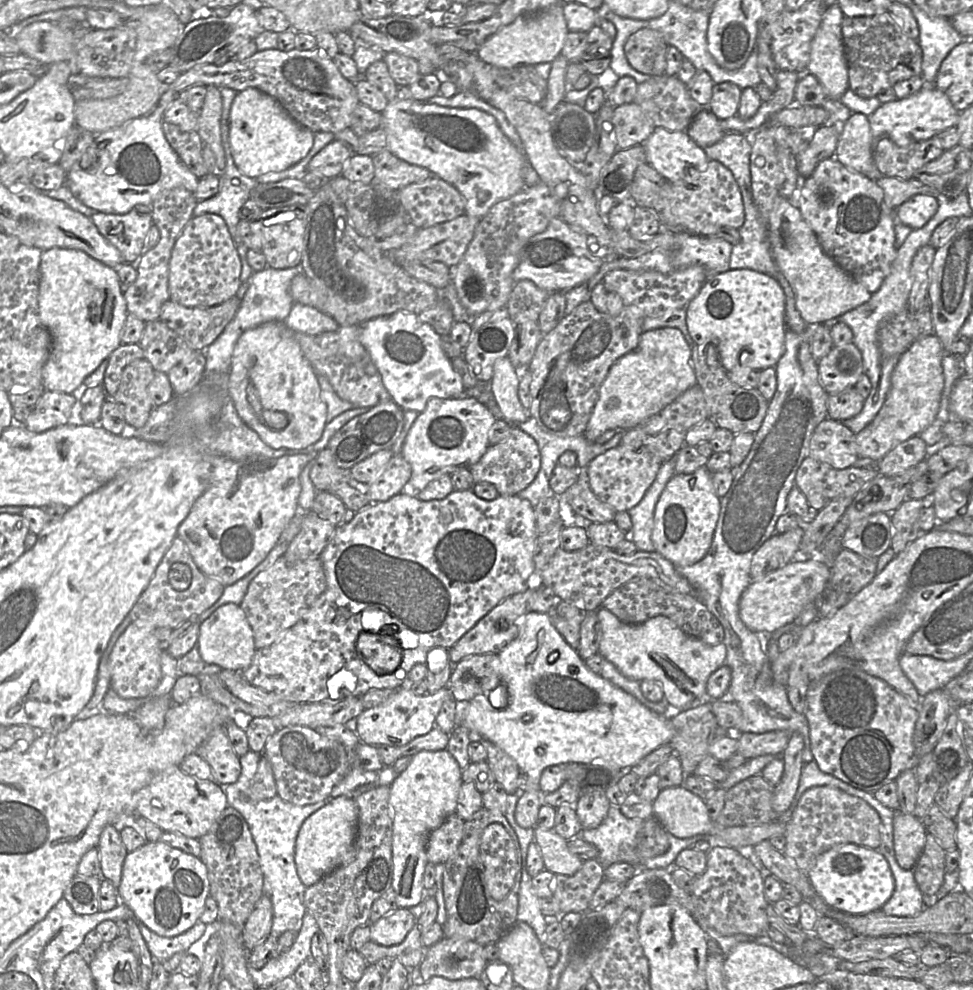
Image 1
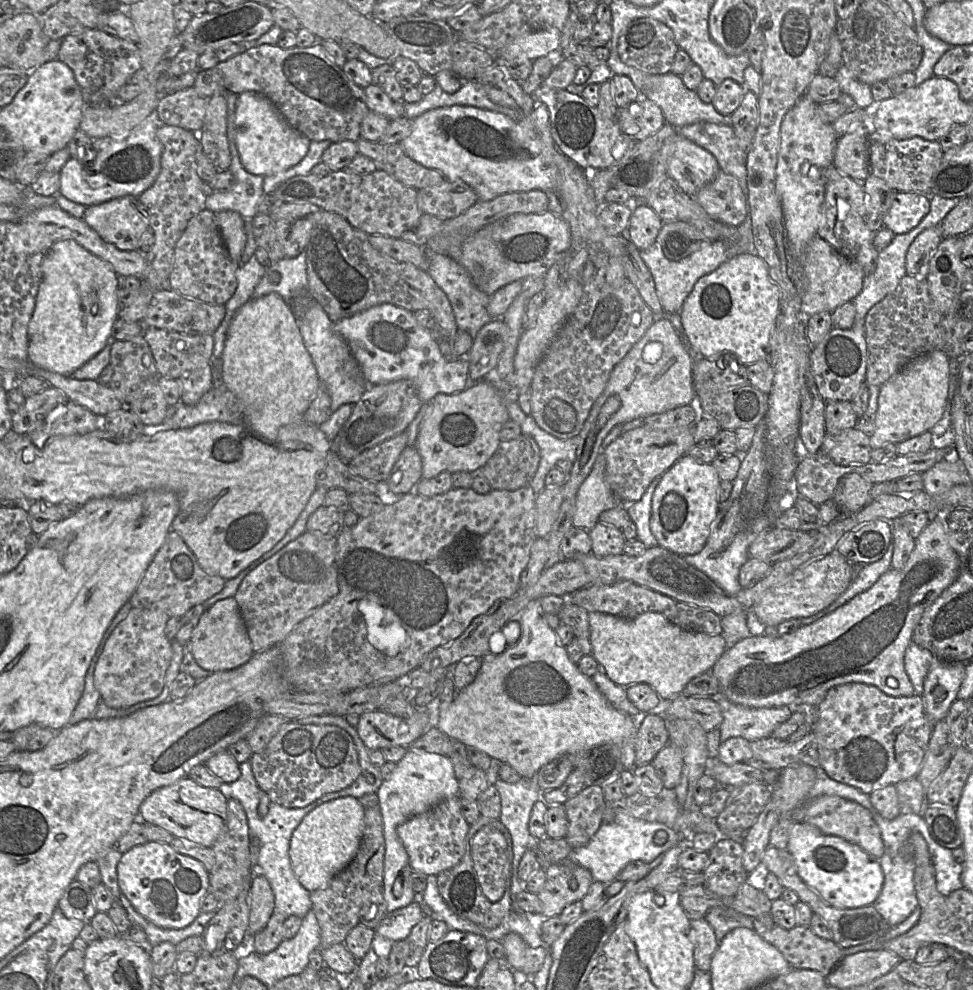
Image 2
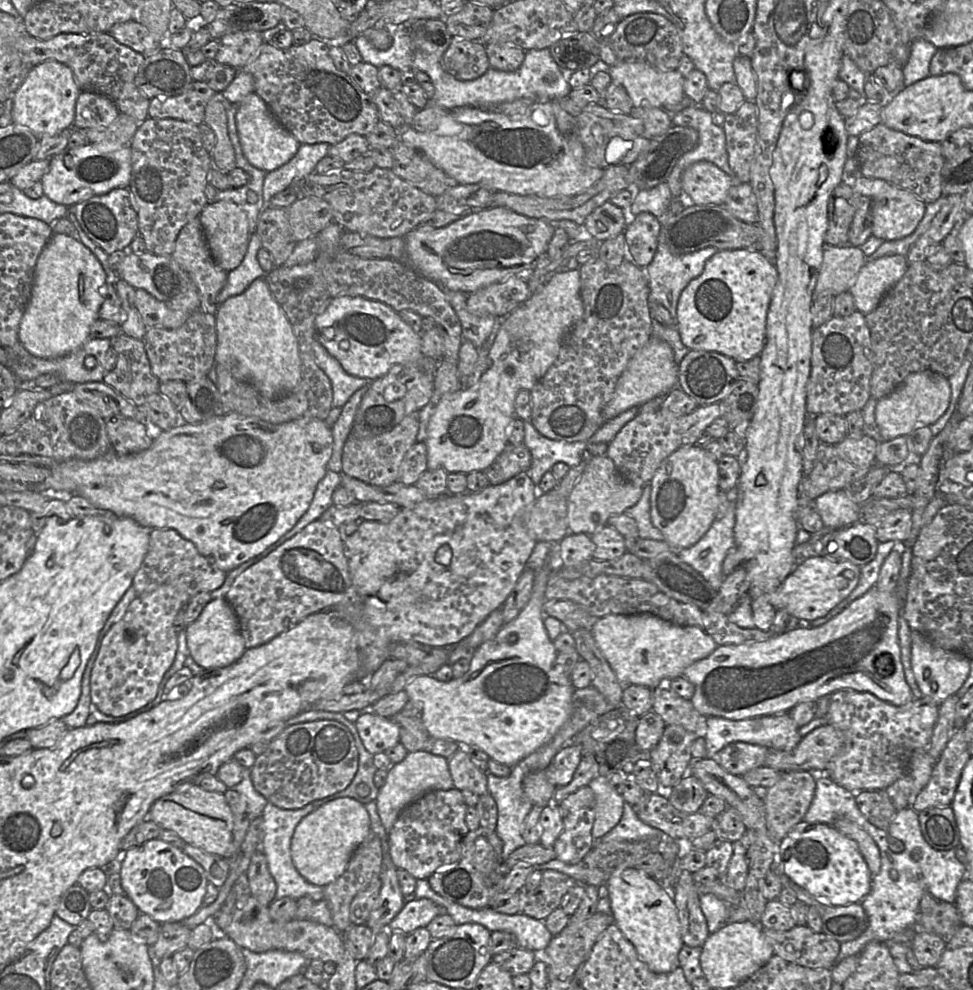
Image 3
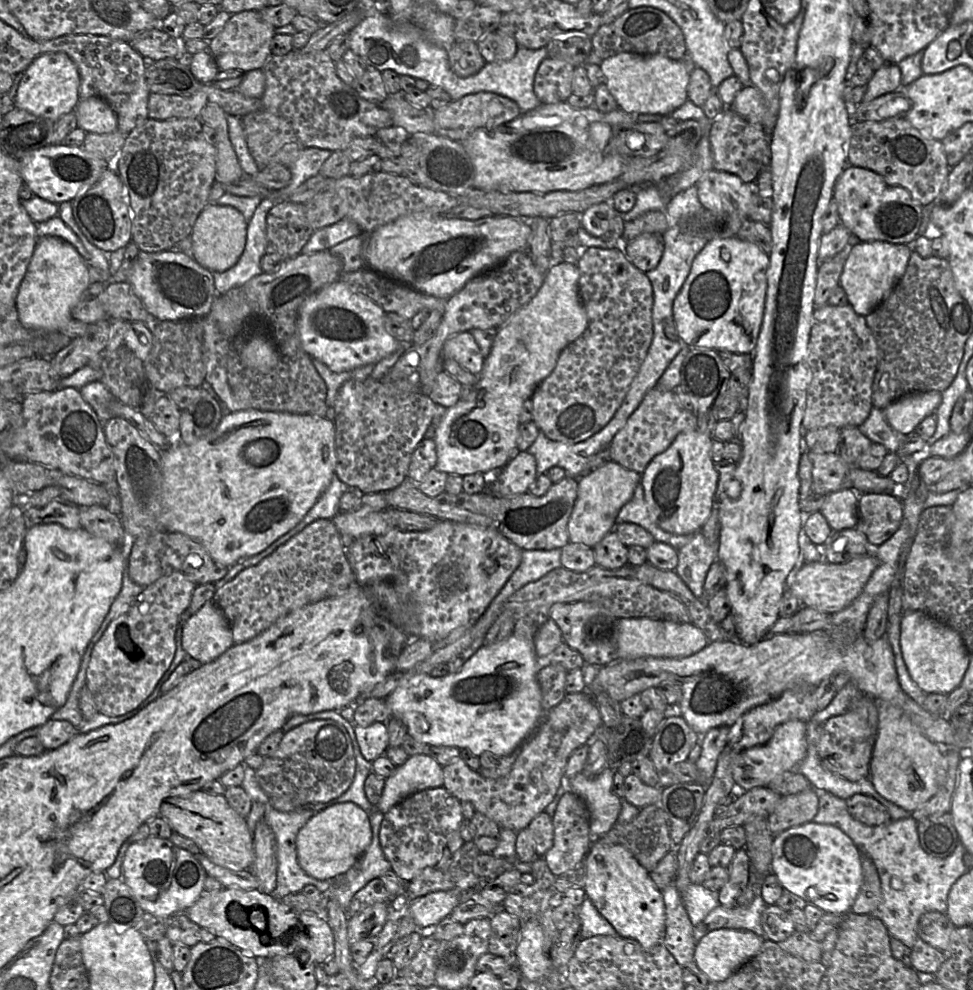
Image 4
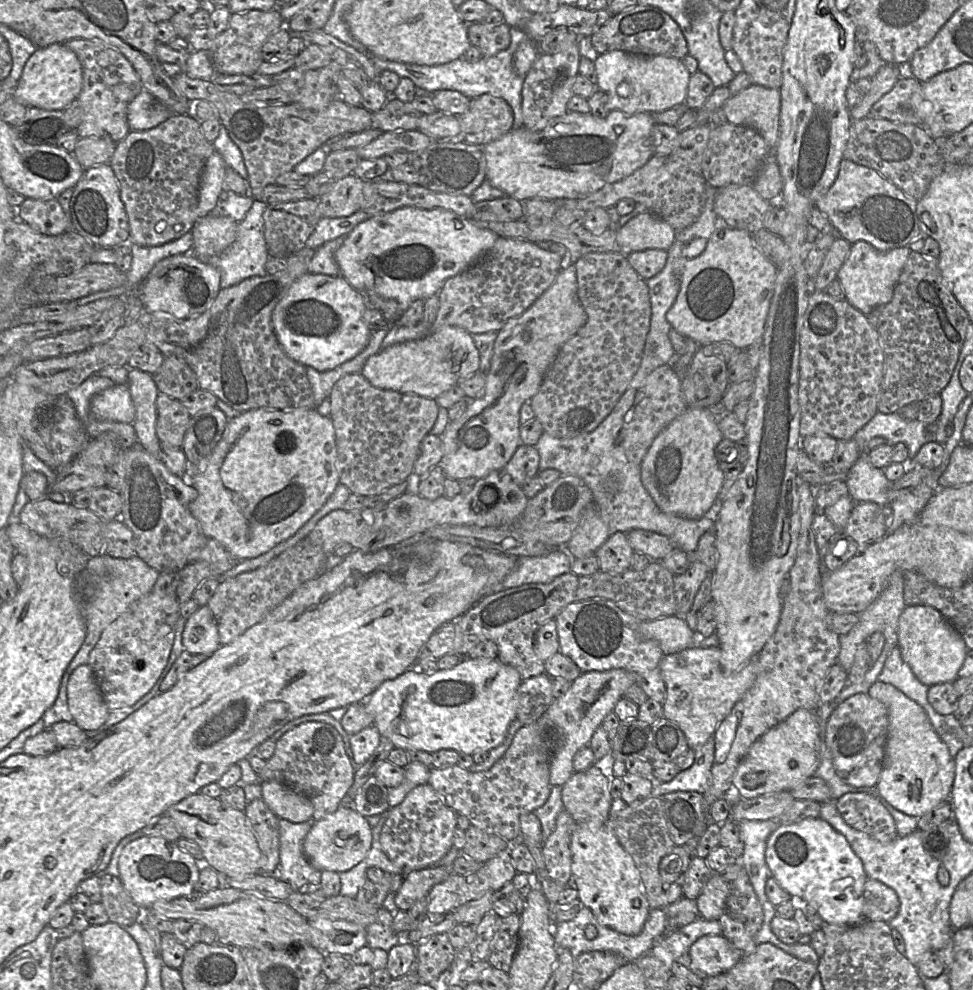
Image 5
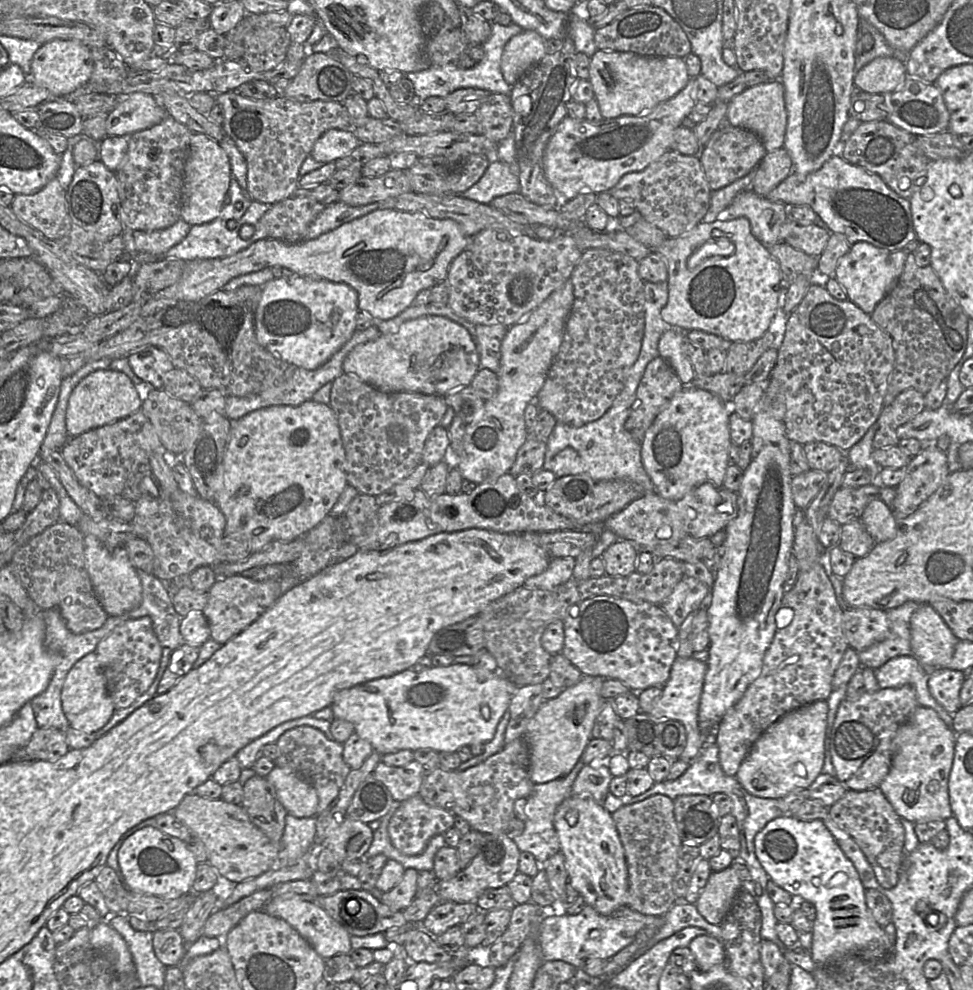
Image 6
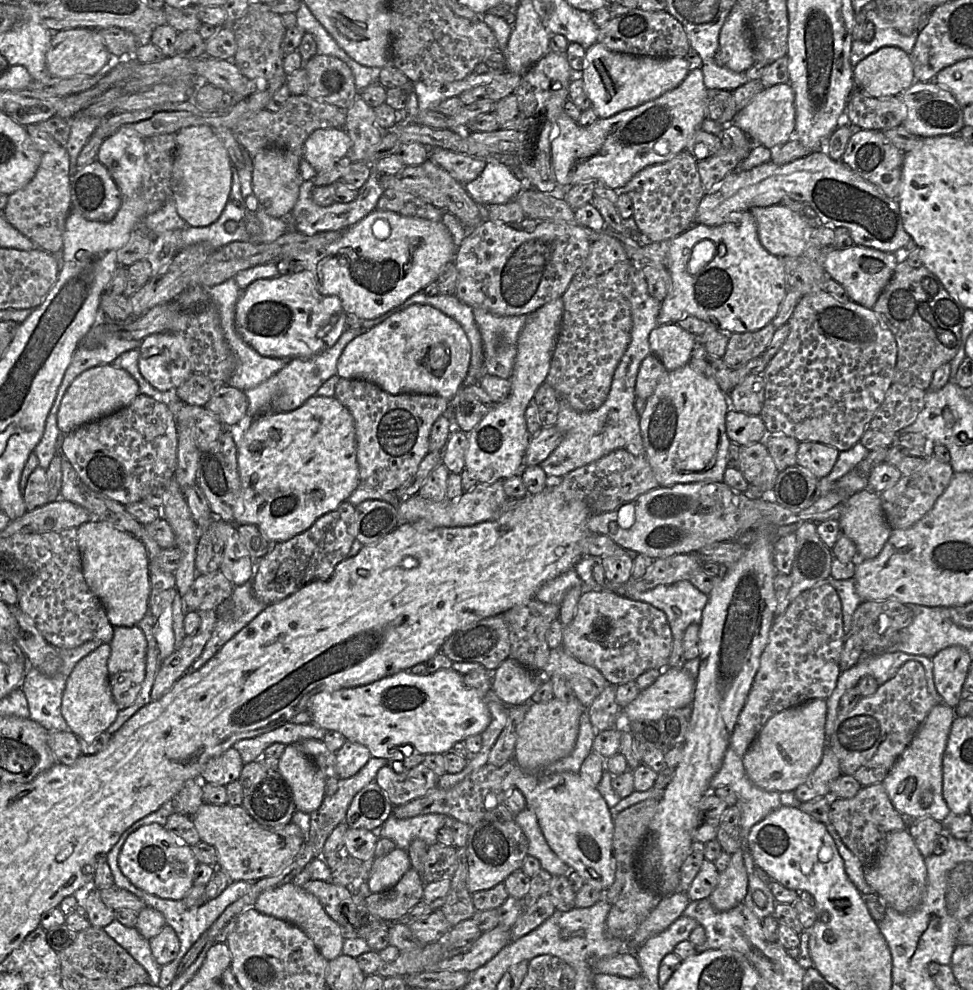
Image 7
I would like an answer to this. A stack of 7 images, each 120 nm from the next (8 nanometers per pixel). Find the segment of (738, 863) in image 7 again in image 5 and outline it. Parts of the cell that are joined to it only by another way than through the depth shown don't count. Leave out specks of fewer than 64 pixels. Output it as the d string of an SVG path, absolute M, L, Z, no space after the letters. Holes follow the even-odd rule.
M713 873L696 899L698 914L706 920L719 920L730 894L730 882Z

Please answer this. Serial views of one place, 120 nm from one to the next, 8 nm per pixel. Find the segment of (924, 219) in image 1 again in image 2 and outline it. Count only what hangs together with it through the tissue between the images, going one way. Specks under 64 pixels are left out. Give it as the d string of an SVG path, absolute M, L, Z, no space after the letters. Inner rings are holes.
M896 191L883 218L883 226L895 235L915 228L930 211L930 199L919 192Z

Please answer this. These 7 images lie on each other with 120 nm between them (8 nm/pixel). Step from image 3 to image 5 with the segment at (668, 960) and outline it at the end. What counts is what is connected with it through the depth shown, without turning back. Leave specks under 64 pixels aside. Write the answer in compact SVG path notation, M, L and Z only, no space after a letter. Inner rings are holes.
M577 823L570 849L571 884L578 891L578 899L602 925L622 934L638 935L651 908L640 872L615 834L606 825L590 827L587 823Z

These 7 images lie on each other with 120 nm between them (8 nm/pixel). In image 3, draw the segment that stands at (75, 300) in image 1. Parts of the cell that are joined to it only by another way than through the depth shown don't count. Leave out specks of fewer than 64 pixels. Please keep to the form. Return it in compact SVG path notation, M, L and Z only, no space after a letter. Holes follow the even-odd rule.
M54 233L41 251L34 269L31 293L20 320L18 336L24 348L32 355L54 359L81 347L89 337L90 328L97 321L103 302L101 288L106 284L106 273L95 255L79 240L66 234Z

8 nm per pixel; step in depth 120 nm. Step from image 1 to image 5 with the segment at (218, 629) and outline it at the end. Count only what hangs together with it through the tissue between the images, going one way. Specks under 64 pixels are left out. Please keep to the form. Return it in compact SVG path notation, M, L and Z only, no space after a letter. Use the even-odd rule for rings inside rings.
M201 606L185 622L182 644L191 655L210 656L220 646L217 622L208 606Z

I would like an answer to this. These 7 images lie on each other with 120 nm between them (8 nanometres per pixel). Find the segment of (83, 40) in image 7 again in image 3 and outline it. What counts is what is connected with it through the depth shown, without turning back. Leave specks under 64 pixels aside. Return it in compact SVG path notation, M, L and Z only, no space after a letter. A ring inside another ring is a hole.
M46 60L33 67L13 94L12 121L24 125L38 136L53 136L75 128L75 108L81 92L72 69L57 60Z

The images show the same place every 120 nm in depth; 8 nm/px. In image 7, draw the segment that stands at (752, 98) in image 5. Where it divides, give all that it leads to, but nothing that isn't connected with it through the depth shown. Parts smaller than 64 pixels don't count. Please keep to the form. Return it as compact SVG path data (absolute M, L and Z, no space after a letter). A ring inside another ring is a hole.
M790 83L765 87L735 115L732 124L739 127L753 143L772 151L794 138L796 125L795 93Z

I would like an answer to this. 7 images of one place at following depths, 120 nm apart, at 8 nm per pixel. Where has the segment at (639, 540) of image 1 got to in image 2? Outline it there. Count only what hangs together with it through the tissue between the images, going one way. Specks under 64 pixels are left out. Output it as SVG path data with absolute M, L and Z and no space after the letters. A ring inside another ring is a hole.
M657 476L649 485L642 498L634 503L626 505L627 512L637 529L637 538L641 540L647 548L659 546L657 538L650 530L650 520L652 514L652 497L661 476Z

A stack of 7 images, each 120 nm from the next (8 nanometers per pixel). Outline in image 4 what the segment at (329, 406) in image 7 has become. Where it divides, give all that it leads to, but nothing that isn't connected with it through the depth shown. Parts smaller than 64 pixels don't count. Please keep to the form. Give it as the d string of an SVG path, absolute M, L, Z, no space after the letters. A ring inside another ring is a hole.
M237 411L224 415L216 429L197 442L169 445L161 459L161 526L198 540L215 561L231 567L261 553L298 525L328 488L336 467L335 424L310 414Z

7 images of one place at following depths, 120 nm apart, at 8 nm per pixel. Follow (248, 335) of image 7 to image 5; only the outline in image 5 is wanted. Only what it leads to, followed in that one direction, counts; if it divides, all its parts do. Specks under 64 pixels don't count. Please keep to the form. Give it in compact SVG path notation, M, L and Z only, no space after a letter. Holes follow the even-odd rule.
M308 272L290 286L276 305L272 313L272 324L279 343L293 360L319 372L325 372L351 360L367 346L371 335L363 320L367 308L365 296L341 275L329 276Z

